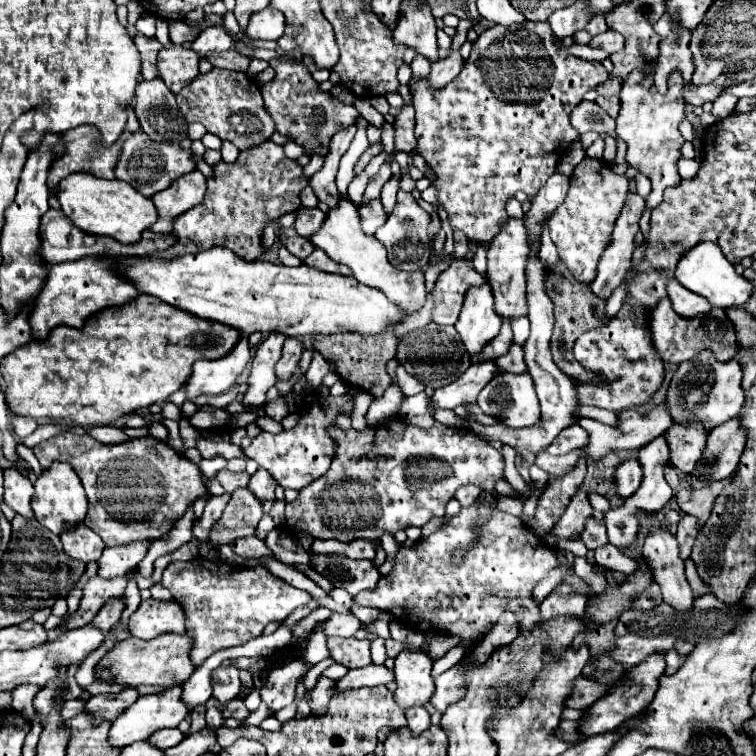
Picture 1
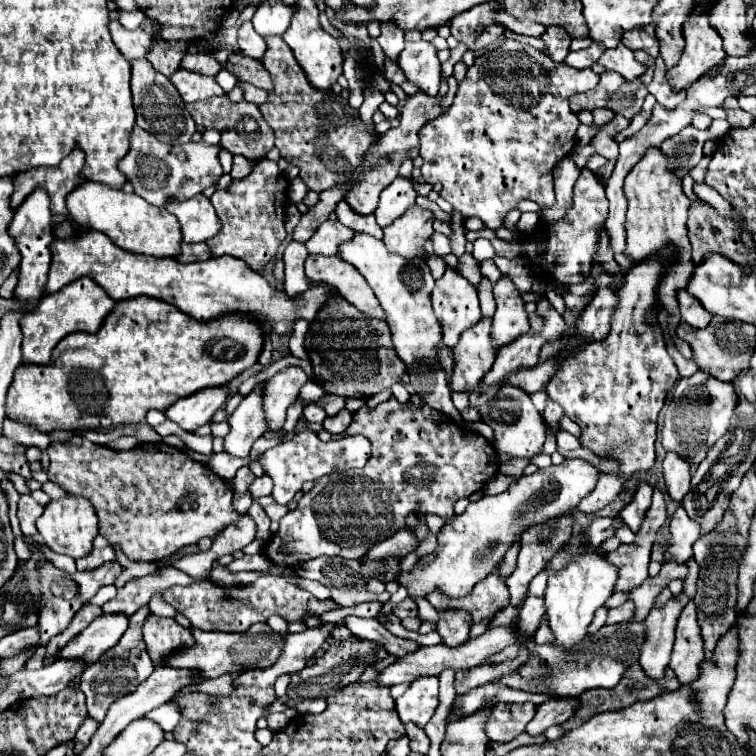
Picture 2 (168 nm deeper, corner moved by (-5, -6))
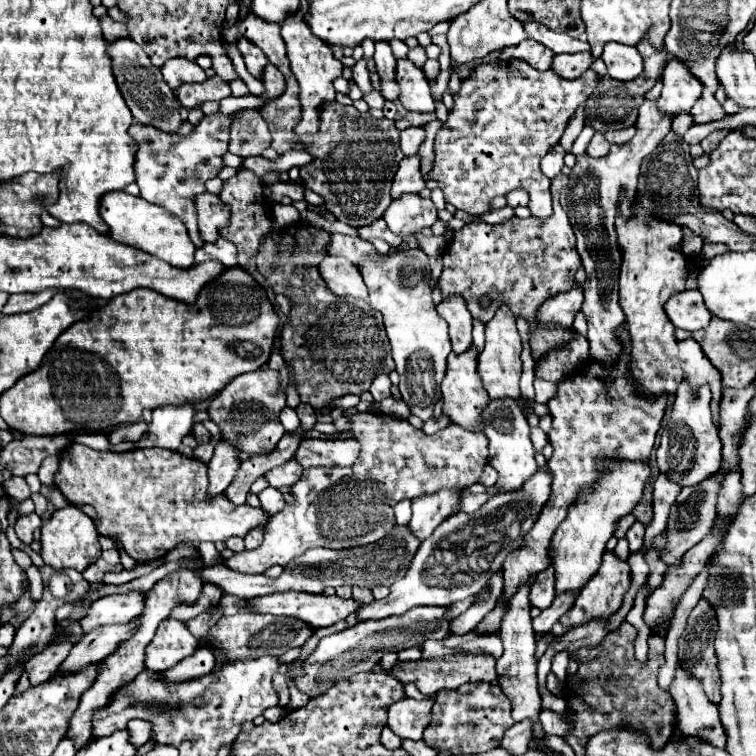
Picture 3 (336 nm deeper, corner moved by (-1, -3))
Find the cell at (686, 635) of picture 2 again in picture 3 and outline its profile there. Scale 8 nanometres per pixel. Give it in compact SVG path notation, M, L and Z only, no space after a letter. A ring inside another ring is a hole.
M677 665L677 677L671 683L671 697L677 705L677 729L683 737L697 737L713 747L725 749L727 735L721 727L717 705L705 699L701 683L685 675L681 665Z

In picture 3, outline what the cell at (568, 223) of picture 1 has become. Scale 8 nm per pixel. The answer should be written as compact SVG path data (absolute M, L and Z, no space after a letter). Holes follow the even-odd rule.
M561 175L555 177L551 181L551 195L553 195L553 215L549 219L519 219L513 217L509 221L503 221L499 225L487 225L487 223L467 223L463 229L455 231L451 241L447 243L447 247L443 249L443 273L439 277L439 289L443 299L451 297L451 295L461 295L467 301L467 307L473 315L473 319L479 319L483 323L489 323L495 315L495 311L501 305L509 305L509 309L513 311L515 317L525 317L529 323L529 345L531 345L531 357L537 363L539 359L543 359L549 351L559 349L563 345L567 345L569 341L575 339L577 331L573 329L565 329L565 327L555 327L551 329L551 325L547 329L539 329L539 325L535 323L537 319L537 309L541 307L541 303L551 297L557 295L561 291L567 291L573 283L575 283L575 273L581 267L581 257L575 249L575 233L573 227L569 223L569 219L559 205L559 191L561 191ZM487 295L491 299L489 309L481 309L479 307L479 297Z

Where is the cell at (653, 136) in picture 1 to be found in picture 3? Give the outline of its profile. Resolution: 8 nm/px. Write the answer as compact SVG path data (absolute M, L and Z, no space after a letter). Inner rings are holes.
M635 207L633 211L635 215L631 215L629 221L617 217L615 223L619 233L619 245L623 251L619 275L619 303L629 325L629 371L653 395L675 395L681 381L687 381L691 391L697 391L701 385L709 383L713 421L719 427L719 403L723 395L721 373L705 357L695 339L675 339L675 327L673 323L669 323L663 311L667 299L685 289L685 255L671 249L681 241L681 229L677 225L653 219L641 207Z

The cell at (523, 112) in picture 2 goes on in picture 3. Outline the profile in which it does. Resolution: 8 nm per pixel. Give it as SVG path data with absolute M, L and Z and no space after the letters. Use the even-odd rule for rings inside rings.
M493 63L479 65L469 79L461 83L461 91L455 95L455 107L449 113L447 123L437 131L435 139L435 167L429 173L431 181L437 181L445 201L467 213L485 213L491 209L491 199L507 195L509 191L523 187L529 193L529 211L533 217L545 219L551 215L551 181L541 175L539 163L547 155L549 147L557 145L569 119L577 107L587 101L597 83L597 73L587 69L587 77L581 79L557 79L553 71L533 71L527 63L509 63L509 67L493 67Z

